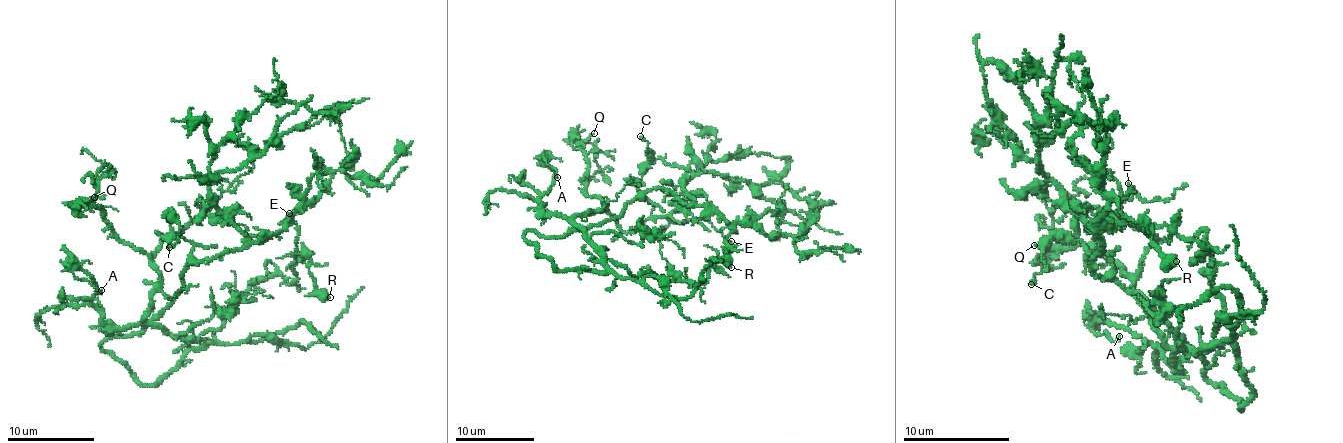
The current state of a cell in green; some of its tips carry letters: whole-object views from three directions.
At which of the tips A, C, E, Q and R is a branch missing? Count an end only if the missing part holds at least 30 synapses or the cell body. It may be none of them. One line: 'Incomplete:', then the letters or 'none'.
Incomplete: none

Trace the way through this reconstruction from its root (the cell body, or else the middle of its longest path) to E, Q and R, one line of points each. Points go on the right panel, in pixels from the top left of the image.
E: (1124, 290), (1091, 270), (1101, 243), (1096, 232), (1108, 205), (1126, 196), (1128, 183)
Q: (1124, 290), (1152, 305), (1182, 348), (1165, 343), (1134, 295), (1134, 281), (1111, 259), (1083, 245), (1034, 245)
R: (1124, 290), (1091, 270), (1101, 243), (1096, 232), (1114, 197), (1119, 209), (1138, 224), (1169, 259), (1176, 261)

